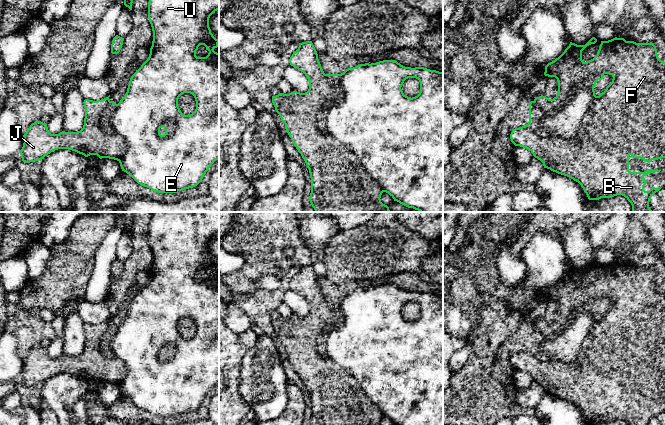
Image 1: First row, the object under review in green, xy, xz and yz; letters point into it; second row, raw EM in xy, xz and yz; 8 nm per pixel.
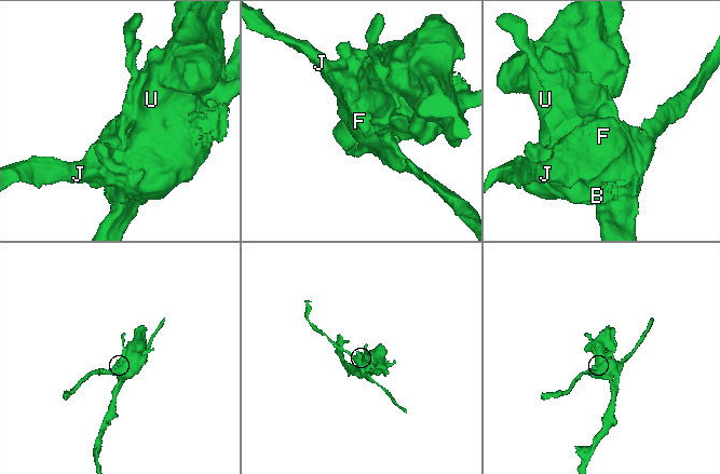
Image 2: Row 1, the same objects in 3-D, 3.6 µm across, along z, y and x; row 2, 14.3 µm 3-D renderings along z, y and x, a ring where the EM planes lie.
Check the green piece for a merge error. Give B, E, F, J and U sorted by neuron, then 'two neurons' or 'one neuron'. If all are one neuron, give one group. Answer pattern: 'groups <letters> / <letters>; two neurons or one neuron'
groups B F J / E U; two neurons

